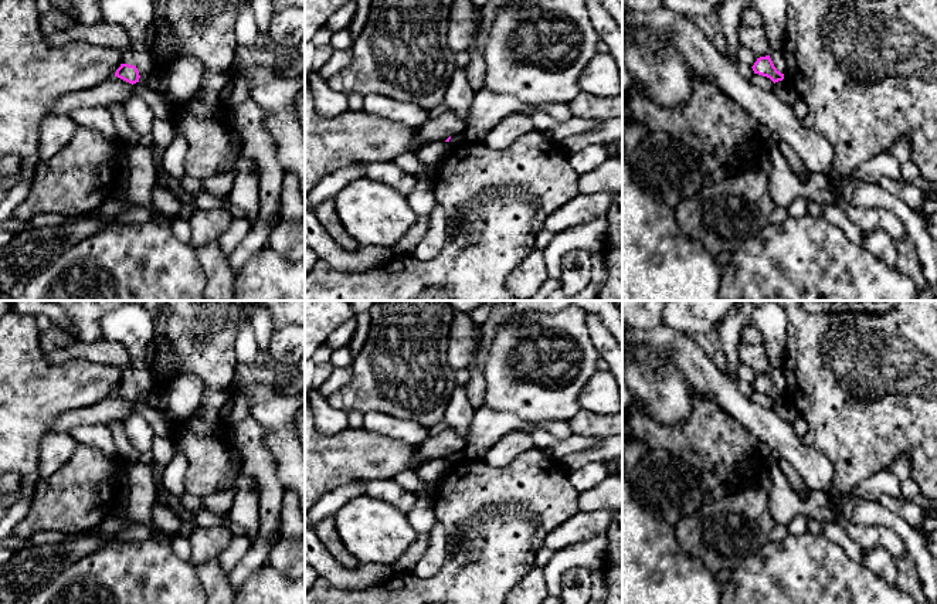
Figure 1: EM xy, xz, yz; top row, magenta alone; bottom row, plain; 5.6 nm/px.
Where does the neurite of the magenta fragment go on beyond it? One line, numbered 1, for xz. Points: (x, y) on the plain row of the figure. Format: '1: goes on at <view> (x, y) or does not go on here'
1: does not go on here

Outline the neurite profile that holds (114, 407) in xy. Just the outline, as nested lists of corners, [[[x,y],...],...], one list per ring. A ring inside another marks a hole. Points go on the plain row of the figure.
[[[112,393],[98,404],[62,413],[51,430],[68,432],[78,425],[108,424],[112,420],[125,420],[132,413],[132,408],[132,401]]]

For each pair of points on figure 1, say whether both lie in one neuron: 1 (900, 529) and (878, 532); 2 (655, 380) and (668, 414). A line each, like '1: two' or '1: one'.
1: two
2: one

